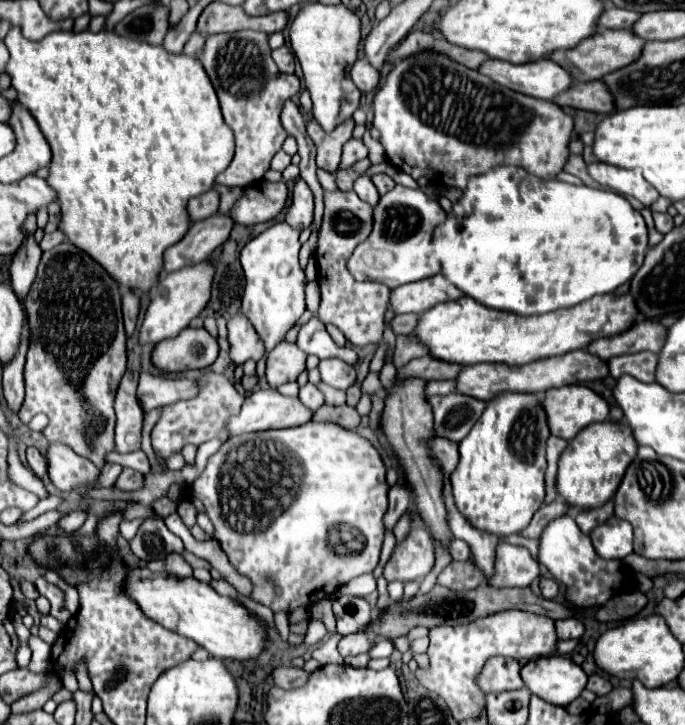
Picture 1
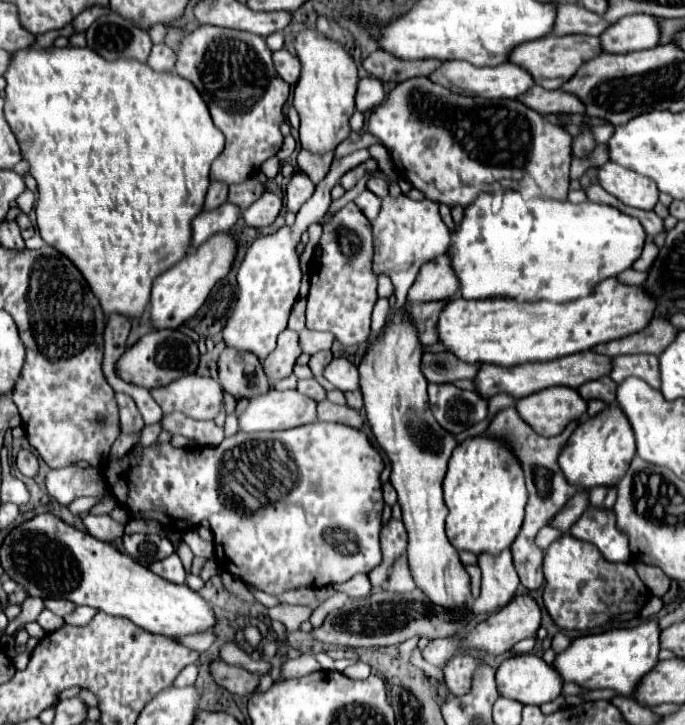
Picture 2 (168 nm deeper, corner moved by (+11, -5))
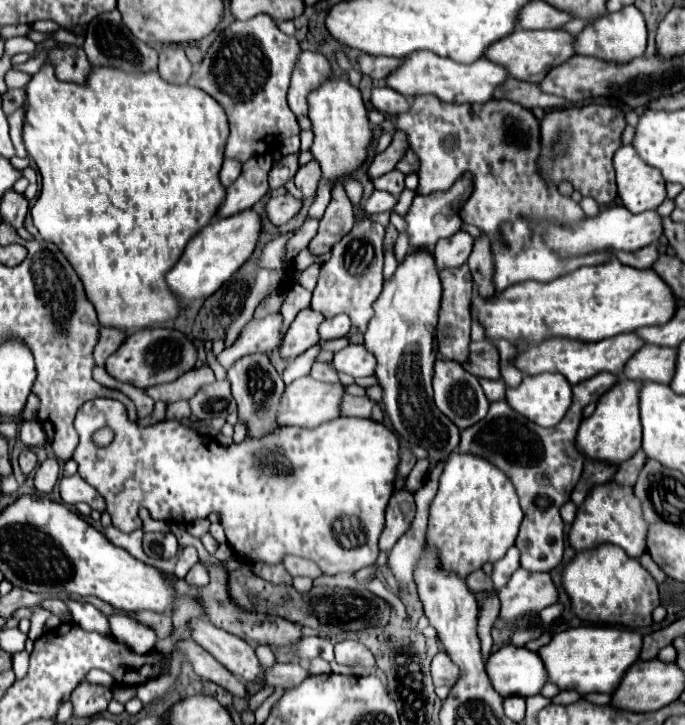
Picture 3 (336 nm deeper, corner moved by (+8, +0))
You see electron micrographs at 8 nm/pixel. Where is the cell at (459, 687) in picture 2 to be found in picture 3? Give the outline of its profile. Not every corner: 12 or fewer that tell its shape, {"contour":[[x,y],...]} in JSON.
{"contour":[[444,650],[432,660],[436,686],[454,686],[460,678],[458,666]]}

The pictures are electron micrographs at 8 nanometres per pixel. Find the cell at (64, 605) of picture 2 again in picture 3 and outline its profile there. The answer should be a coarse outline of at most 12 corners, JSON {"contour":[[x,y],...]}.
{"contour":[[64,600],[84,630],[108,632],[106,616],[92,604]]}

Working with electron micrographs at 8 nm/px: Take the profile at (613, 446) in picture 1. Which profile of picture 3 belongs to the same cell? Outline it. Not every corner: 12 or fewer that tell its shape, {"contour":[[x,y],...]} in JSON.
{"contour":[[620,380],[584,418],[576,448],[620,466],[640,446],[638,390]]}

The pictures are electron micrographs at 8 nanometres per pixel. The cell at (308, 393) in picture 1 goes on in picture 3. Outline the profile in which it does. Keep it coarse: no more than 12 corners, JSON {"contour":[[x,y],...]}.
{"contour":[[316,362],[310,376],[336,384],[338,374],[326,362]]}

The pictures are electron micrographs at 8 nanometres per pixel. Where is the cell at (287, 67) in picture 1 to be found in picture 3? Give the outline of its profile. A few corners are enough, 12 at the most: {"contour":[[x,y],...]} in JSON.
{"contour":[[302,50],[292,72],[288,105],[306,114],[306,96],[328,76],[322,54]]}

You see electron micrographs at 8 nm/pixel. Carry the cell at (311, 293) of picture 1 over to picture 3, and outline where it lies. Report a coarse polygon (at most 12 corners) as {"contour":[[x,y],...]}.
{"contour":[[334,316],[320,324],[320,340],[346,336],[348,316]]}

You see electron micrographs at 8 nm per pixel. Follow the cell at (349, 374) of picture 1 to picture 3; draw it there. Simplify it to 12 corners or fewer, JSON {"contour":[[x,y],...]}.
{"contour":[[362,344],[334,354],[338,372],[372,376],[376,360]]}

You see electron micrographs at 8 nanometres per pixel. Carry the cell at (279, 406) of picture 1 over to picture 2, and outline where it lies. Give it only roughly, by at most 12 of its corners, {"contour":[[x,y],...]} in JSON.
{"contour":[[271,391],[249,401],[245,433],[281,431],[317,421],[317,401]]}

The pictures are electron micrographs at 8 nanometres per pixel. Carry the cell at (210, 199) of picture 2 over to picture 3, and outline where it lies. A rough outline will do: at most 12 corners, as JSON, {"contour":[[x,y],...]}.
{"contour":[[224,160],[220,182],[224,188],[240,176],[238,160]]}

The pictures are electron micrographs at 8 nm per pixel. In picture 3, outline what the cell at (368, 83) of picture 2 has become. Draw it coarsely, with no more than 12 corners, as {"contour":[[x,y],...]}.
{"contour":[[388,86],[372,88],[370,102],[386,114],[404,112],[408,98]]}

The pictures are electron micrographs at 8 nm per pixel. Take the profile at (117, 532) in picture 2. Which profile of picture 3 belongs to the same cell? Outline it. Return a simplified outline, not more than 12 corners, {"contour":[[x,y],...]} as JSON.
{"contour":[[104,526],[106,538],[124,546],[134,558],[152,564],[142,550],[142,530],[122,532]]}

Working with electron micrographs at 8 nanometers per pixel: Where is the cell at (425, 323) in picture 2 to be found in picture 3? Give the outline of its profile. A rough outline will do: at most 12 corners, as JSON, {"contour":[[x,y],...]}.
{"contour":[[466,264],[440,272],[438,352],[468,356],[472,276]]}

